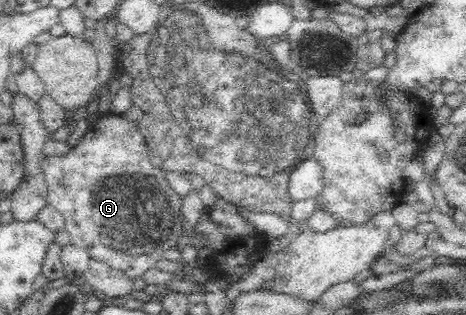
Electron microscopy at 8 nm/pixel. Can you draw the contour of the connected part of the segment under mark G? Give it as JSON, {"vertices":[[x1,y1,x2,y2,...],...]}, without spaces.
{"vertices":[[102,114,90,123,87,134,67,154,45,156,40,163,48,188,47,205,63,215,63,229,69,232,70,243,84,248,91,259,104,262,127,278,141,277,147,270,156,268,157,262,164,259,163,253,177,246,185,233,182,196,173,190,165,171,153,166,145,139,135,122,127,120,124,114]]}

